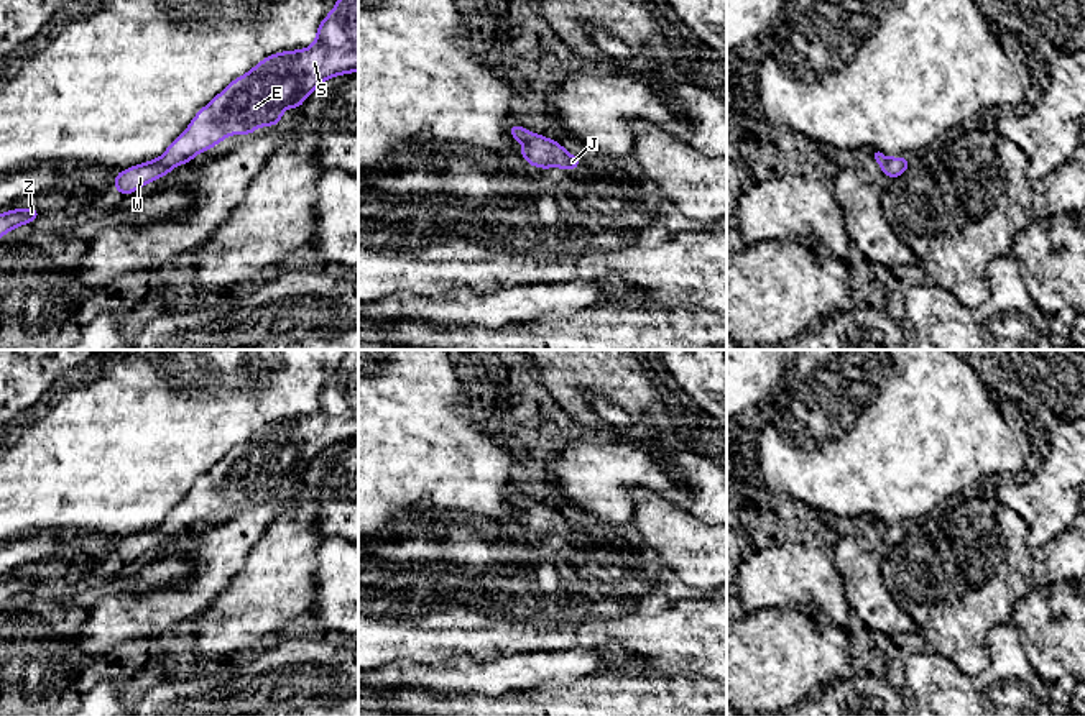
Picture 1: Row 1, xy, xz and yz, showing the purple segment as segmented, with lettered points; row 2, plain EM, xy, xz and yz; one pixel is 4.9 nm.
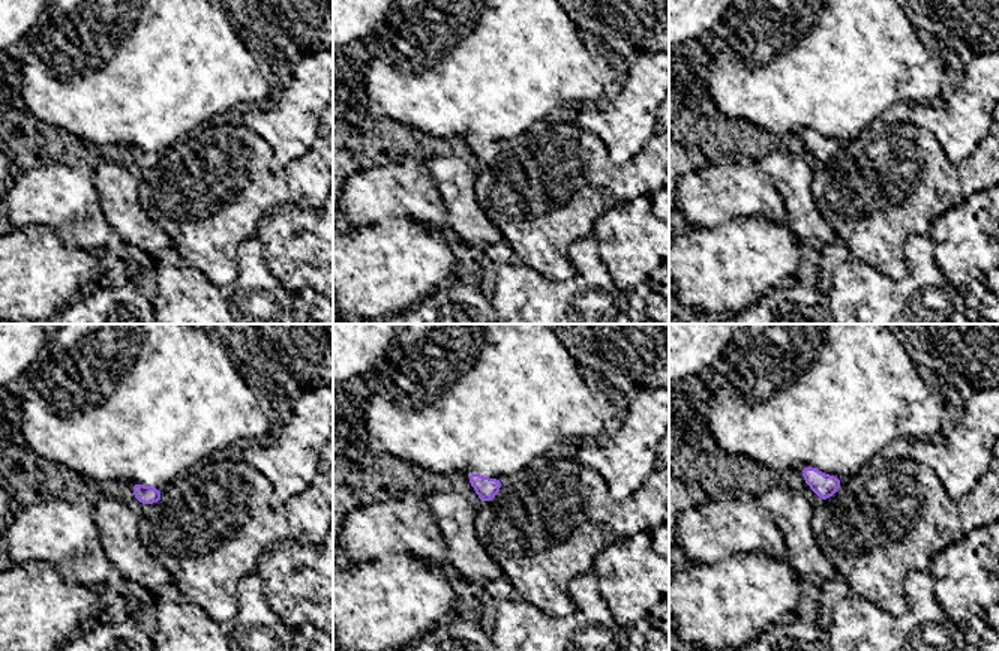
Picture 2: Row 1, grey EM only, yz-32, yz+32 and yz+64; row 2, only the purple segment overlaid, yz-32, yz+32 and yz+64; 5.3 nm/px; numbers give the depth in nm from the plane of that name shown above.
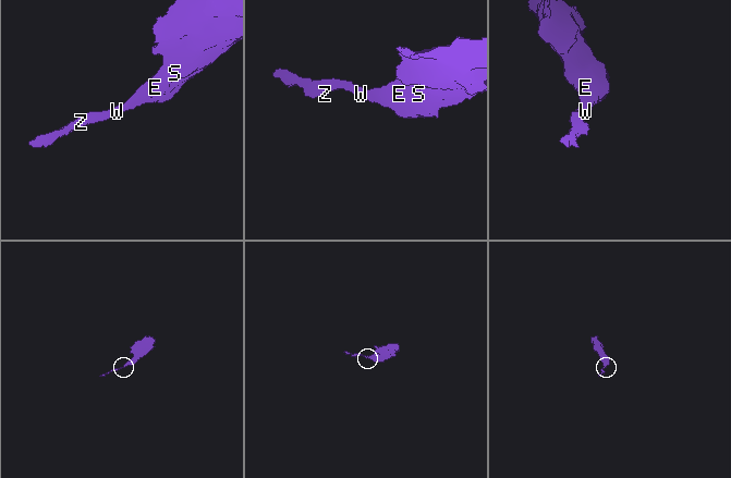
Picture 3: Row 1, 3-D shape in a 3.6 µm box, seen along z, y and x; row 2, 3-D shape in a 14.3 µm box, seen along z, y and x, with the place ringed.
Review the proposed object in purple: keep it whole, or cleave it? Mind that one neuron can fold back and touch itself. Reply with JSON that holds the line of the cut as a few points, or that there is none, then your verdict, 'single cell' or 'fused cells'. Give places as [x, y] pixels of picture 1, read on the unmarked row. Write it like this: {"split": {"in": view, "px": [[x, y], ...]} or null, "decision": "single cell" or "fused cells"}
{"split": null, "decision": "single cell"}

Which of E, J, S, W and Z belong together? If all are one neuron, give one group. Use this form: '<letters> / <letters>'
E J S W Z

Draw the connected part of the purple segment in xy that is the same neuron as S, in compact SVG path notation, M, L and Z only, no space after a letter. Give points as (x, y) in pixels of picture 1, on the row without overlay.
M347 350L332 379L319 391L312 414L276 420L261 427L202 475L161 526L118 539L112 553L125 565L168 544L173 535L189 532L196 522L204 521L207 516L215 516L230 503L250 503L258 494L275 494L283 488L283 480L288 475L299 478L304 466L322 450L334 443L353 442L355 438L358 438L358 350Z

